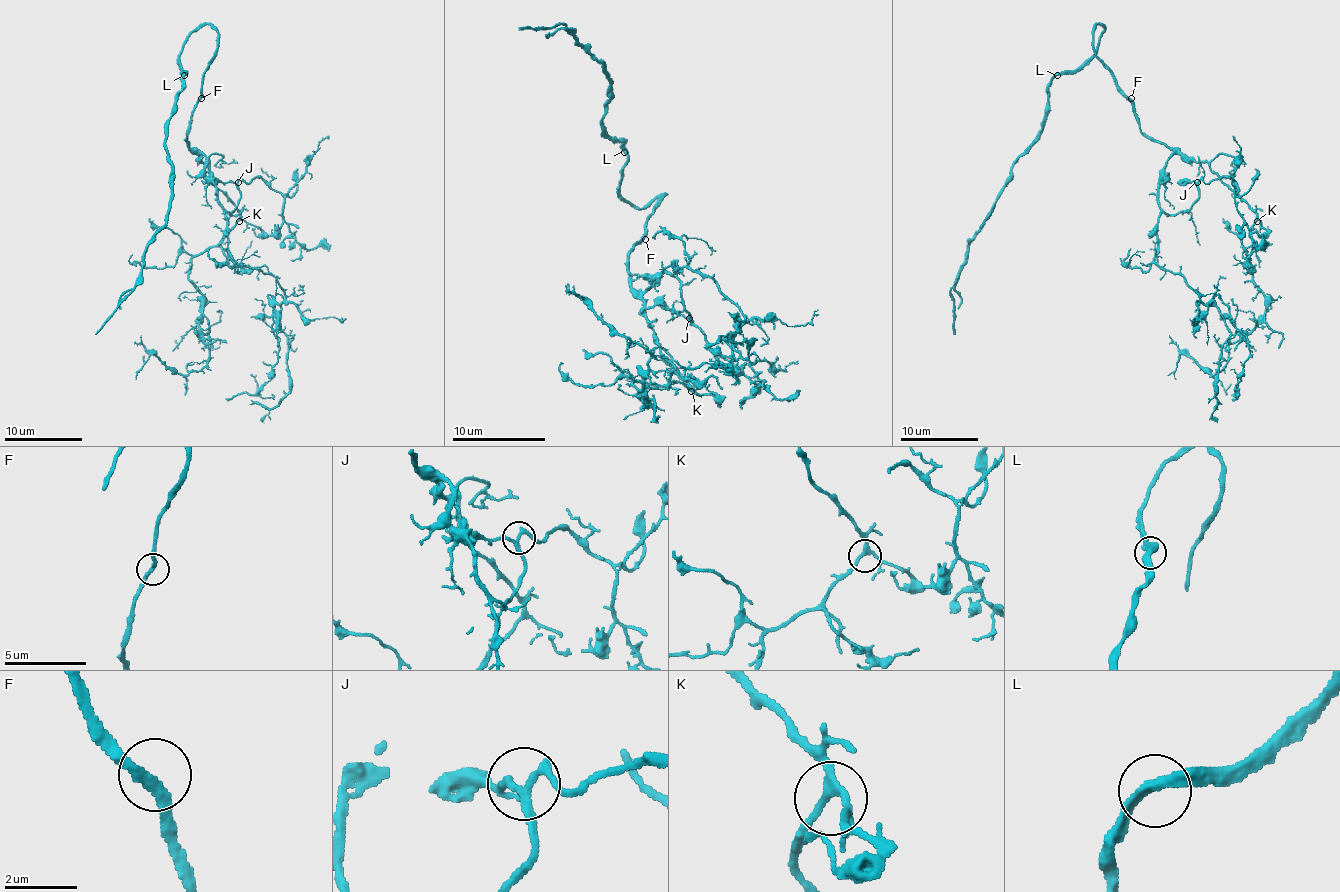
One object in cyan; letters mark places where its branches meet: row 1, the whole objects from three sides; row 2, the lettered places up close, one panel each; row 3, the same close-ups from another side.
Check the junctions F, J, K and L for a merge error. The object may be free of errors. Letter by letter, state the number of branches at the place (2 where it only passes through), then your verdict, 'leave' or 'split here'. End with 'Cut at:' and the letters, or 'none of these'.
F: branches 2; leave
J: branches 3; leave
K: branches 3; leave
L: branches 2; leave
Cut at: none of these

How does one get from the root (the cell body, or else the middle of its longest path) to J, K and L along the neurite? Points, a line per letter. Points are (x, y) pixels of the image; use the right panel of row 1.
J: (1127, 100), (1140, 131), (1173, 150), (1158, 184), (1158, 205), (1170, 215), (1185, 213), (1199, 197), (1197, 182)
K: (1127, 100), (1133, 106), (1142, 133), (1166, 143), (1187, 158), (1207, 162), (1247, 205), (1257, 221)
L: (1127, 100), (1111, 69), (1094, 49), (1094, 28), (1099, 24), (1105, 30), (1094, 53), (1076, 69), (1057, 75)

